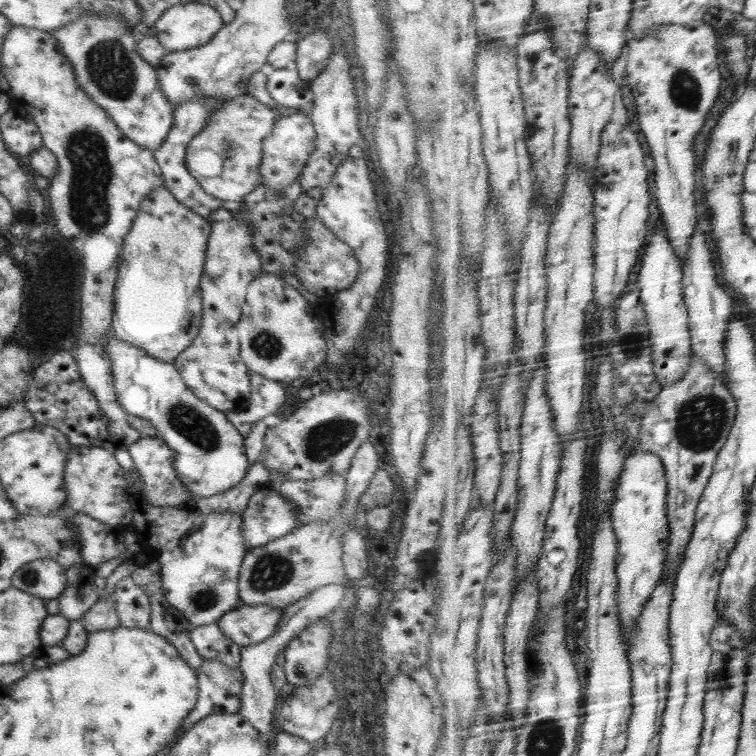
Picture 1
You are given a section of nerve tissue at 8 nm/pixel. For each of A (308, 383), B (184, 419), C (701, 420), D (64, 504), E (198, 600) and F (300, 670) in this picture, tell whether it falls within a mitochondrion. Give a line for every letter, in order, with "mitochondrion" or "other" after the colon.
A: other
B: mitochondrion
C: mitochondrion
D: other
E: mitochondrion
F: mitochondrion

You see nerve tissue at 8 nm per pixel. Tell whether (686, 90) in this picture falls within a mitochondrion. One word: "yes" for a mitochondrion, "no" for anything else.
yes

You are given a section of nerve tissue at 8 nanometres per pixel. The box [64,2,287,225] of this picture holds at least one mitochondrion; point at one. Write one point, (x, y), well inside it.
(108, 64)

